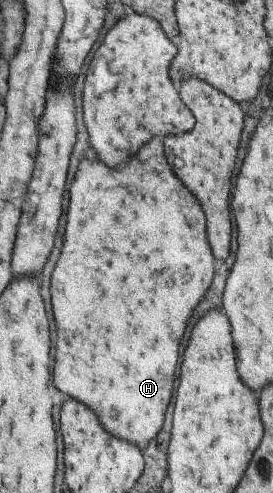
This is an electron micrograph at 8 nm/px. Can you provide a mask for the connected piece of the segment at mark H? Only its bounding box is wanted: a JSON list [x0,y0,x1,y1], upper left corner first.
[51,138,213,449]

